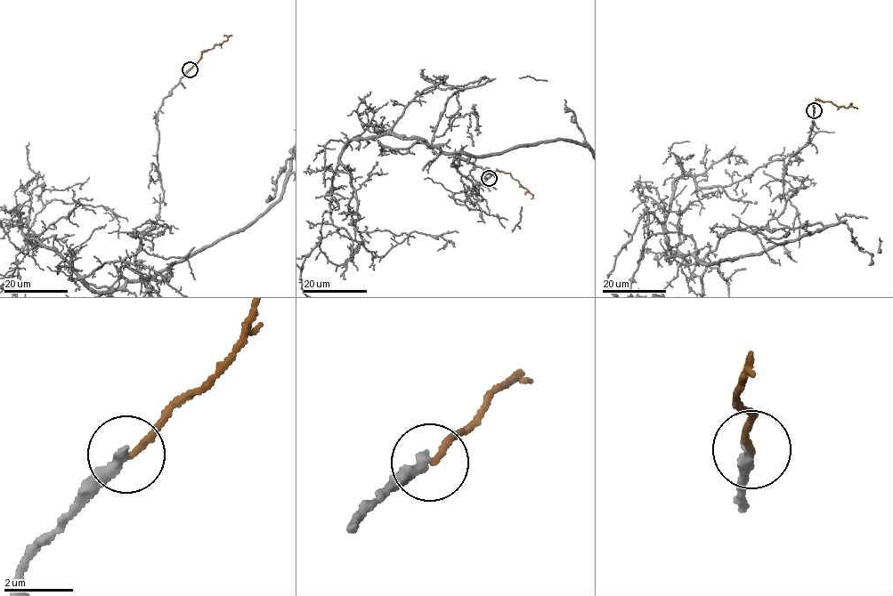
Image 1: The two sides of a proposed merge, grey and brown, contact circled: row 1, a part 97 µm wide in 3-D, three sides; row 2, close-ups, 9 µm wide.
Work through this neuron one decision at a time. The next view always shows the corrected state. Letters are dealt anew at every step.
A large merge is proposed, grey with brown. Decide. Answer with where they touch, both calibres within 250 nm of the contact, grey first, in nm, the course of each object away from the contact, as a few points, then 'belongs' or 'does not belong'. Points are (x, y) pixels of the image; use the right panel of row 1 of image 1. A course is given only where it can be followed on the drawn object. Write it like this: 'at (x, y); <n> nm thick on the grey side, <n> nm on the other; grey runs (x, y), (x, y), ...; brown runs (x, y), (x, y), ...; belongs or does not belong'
at (814, 110); 320 nm thick on the grey side, 170 nm on the other; brown runs (815, 111), (813, 106), (818, 100), (840, 108), (857, 108); does not belong

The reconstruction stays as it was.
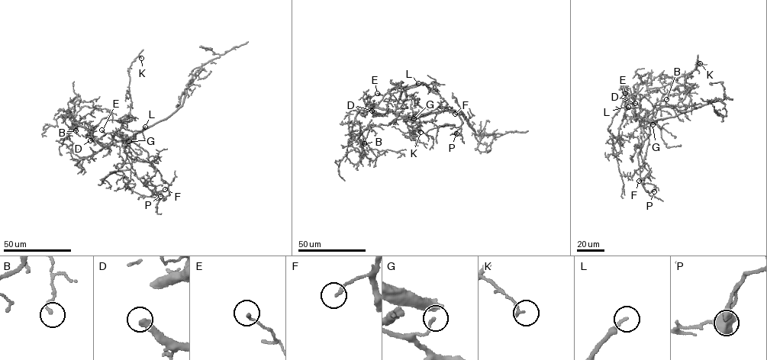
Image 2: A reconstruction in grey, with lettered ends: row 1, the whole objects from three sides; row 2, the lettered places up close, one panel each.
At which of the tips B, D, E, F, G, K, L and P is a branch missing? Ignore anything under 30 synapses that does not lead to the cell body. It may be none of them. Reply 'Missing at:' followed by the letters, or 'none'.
Missing at: D, L

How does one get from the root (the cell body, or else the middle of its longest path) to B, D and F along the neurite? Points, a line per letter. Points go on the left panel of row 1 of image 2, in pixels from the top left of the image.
B: (127, 138), (103, 146), (85, 128), (75, 123), (75, 125), (76, 122), (76, 126), (74, 125), (75, 130)
D: (127, 138), (110, 144), (90, 140)
F: (127, 138), (122, 139), (126, 143), (124, 152), (132, 159), (149, 162), (168, 184), (165, 189)

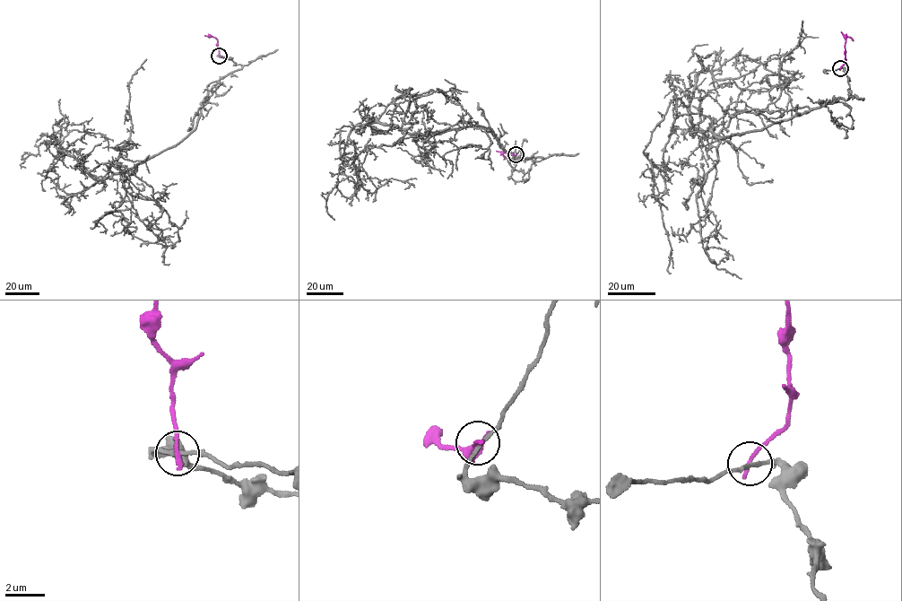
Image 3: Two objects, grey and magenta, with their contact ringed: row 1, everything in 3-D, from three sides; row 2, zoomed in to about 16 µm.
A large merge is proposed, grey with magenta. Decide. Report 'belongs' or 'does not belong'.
does not belong

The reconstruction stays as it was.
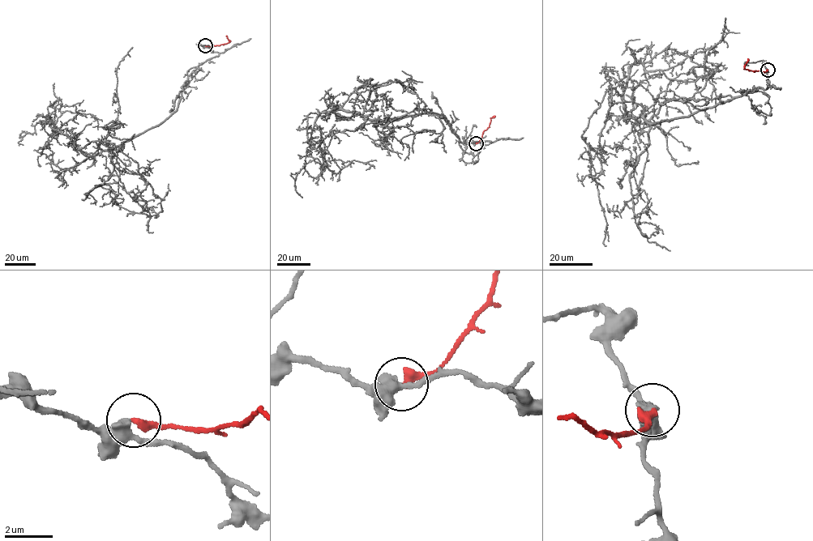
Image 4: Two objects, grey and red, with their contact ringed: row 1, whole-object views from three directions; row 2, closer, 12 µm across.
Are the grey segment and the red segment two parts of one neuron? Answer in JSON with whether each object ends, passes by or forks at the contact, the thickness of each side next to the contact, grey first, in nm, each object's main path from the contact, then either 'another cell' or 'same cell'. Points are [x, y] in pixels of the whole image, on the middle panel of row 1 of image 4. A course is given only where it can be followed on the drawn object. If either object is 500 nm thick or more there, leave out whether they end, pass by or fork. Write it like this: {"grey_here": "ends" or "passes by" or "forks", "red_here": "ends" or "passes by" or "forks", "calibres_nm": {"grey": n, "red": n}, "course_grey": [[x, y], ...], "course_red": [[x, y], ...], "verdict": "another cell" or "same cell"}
{"grey_here": "passes by", "red_here": "ends", "calibres_nm": {"grey": 400, "red": 380}, "course_grey": [[476, 143], [491, 142], [461, 142], [428, 112], [322, 112], [310, 147], [322, 171], [298, 172], [302, 198]], "course_red": [[476, 143], [494, 117], [490, 117]], "verdict": "another cell"}

